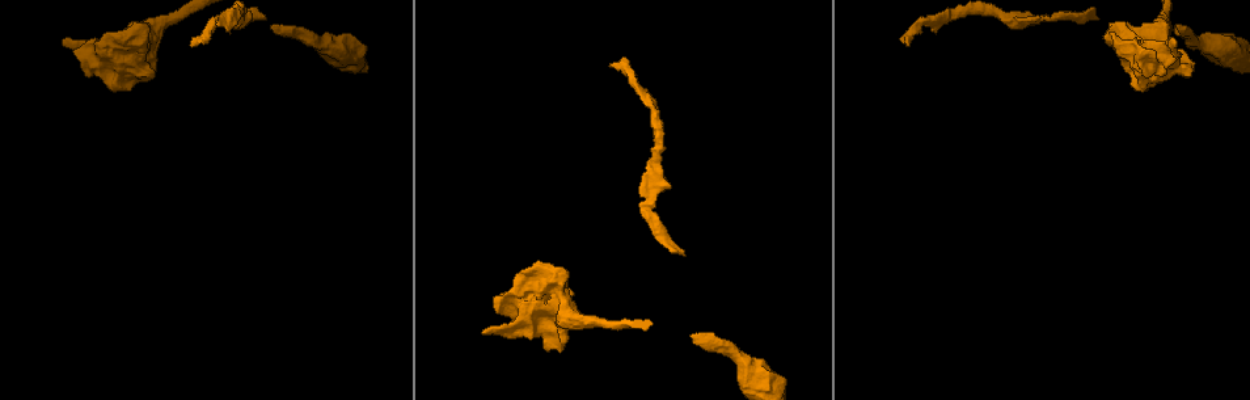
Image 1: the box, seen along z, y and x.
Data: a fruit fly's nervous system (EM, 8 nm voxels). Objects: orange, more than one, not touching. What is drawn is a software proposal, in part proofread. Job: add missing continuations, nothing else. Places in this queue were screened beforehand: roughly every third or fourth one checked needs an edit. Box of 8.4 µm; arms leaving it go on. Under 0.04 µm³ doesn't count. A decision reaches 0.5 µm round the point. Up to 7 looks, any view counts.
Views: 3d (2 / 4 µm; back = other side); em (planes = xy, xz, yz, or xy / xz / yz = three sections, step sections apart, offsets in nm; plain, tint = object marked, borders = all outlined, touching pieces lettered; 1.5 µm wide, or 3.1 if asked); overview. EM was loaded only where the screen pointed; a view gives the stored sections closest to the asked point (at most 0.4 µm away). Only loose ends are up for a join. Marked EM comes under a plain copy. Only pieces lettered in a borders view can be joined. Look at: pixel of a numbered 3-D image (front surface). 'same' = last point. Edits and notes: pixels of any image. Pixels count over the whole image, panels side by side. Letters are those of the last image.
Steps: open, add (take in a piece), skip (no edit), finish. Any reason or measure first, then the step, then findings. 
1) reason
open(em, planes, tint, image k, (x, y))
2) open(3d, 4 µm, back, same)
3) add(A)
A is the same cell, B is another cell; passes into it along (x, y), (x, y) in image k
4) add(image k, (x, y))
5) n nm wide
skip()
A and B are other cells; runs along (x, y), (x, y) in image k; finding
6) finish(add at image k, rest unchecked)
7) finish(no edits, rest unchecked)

an open end
open(3d, 2 µm, image 1, (683, 256))

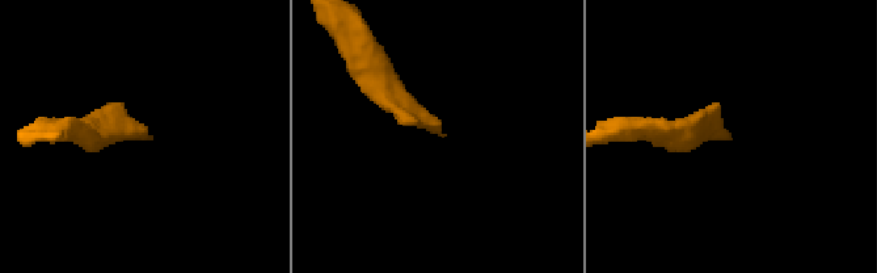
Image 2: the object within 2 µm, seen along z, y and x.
open(em, yz, step 8, borders, image 2, (151, 135))

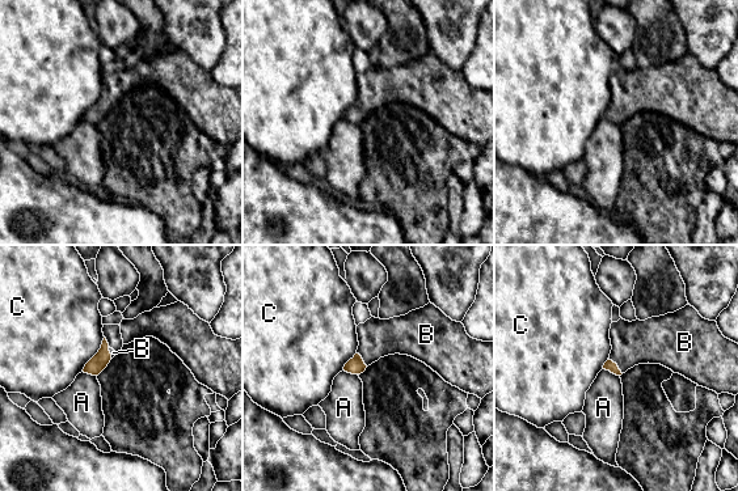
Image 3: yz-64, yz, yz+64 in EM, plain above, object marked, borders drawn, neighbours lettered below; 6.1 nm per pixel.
open(em, planes, borders, same)

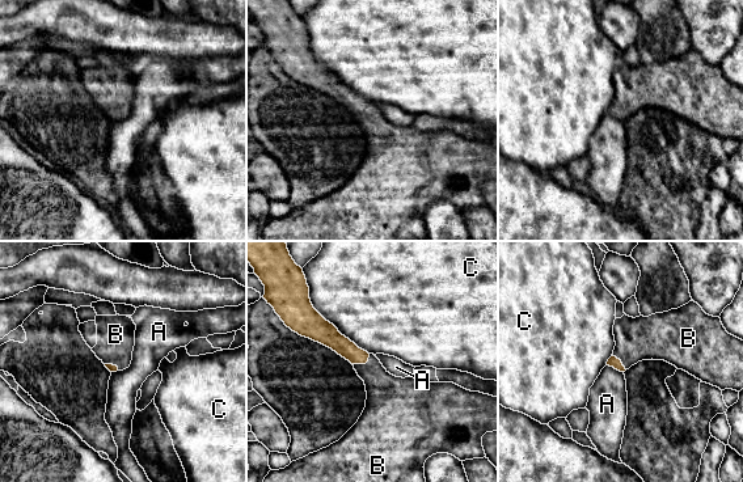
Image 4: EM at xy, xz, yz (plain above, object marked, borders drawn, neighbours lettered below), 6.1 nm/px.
C touches over 480 nm
add(B)
B is the same cell, A and C are other cells; it goes on there

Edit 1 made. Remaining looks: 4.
free end
open(3d, 4 µm, image 1, (521, 271))

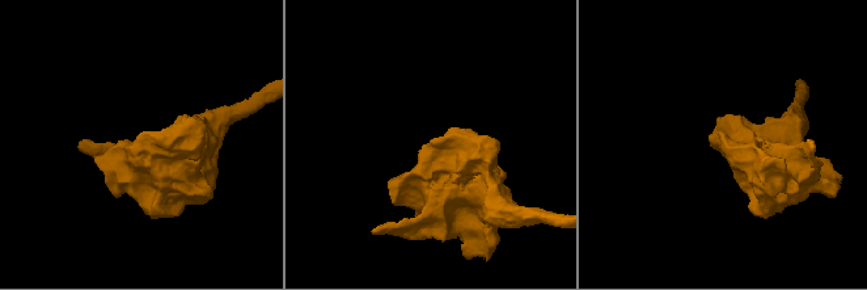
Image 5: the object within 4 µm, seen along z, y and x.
open(em, 3.1 µm, planes, borders, image 5, (133, 147))

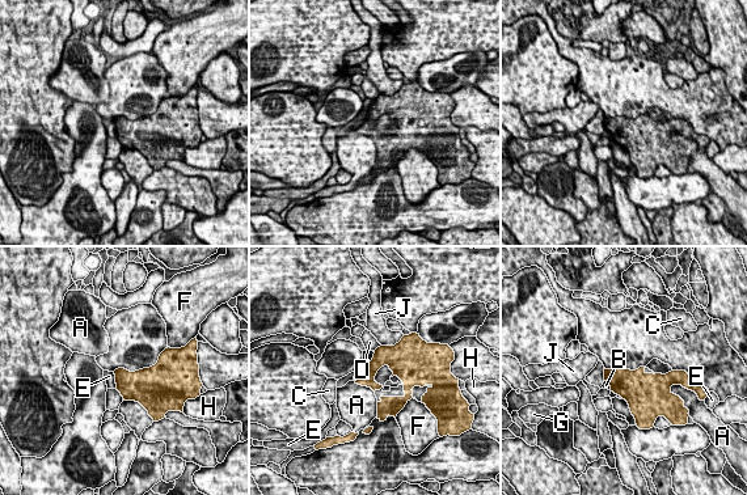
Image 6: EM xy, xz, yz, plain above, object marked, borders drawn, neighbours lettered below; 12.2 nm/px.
skip()
A, B, C, D, E, F, G, H and J are other cells; border along (113, 372), (115, 388) in image 6; no lettered piece goes on from it

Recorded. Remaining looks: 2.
an open end
open(3d, 4 µm, image 1, (908, 45))

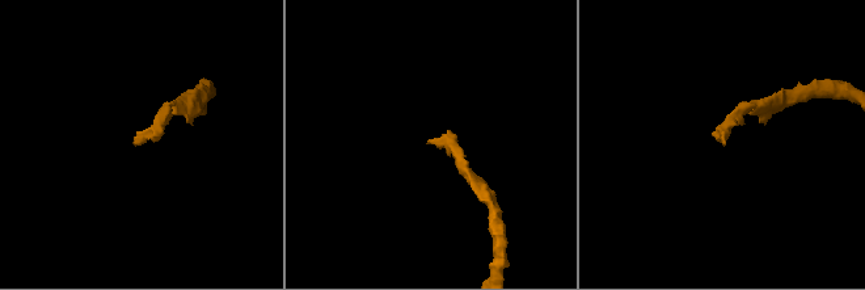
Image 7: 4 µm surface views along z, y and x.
open(em, planes, borders, image 7, (135, 143))

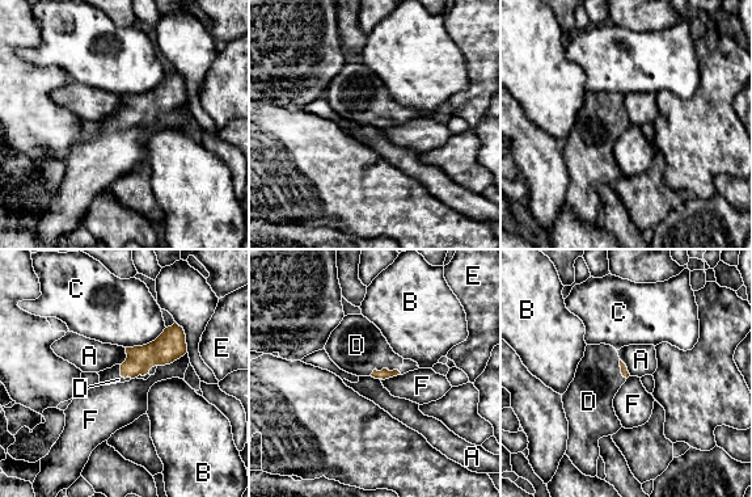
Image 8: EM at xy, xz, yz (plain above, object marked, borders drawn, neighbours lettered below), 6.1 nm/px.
add(D)
D is the same cell, A, B, C, E and F are other cells; passes into it along (384, 374), (383, 369), (357, 345) in image 8; the neuron continues

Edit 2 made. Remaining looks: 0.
finish(add at image 4, add at image 8, rest unchecked)

